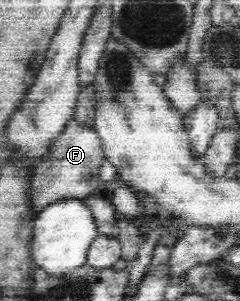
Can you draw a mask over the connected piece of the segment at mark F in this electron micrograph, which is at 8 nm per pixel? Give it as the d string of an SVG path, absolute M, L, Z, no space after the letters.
M76 121L68 123L64 134L53 144L49 157L39 164L28 180L26 203L36 216L45 206L66 199L82 199L88 194L99 191L100 165L105 154L99 134L95 129L78 125Z

